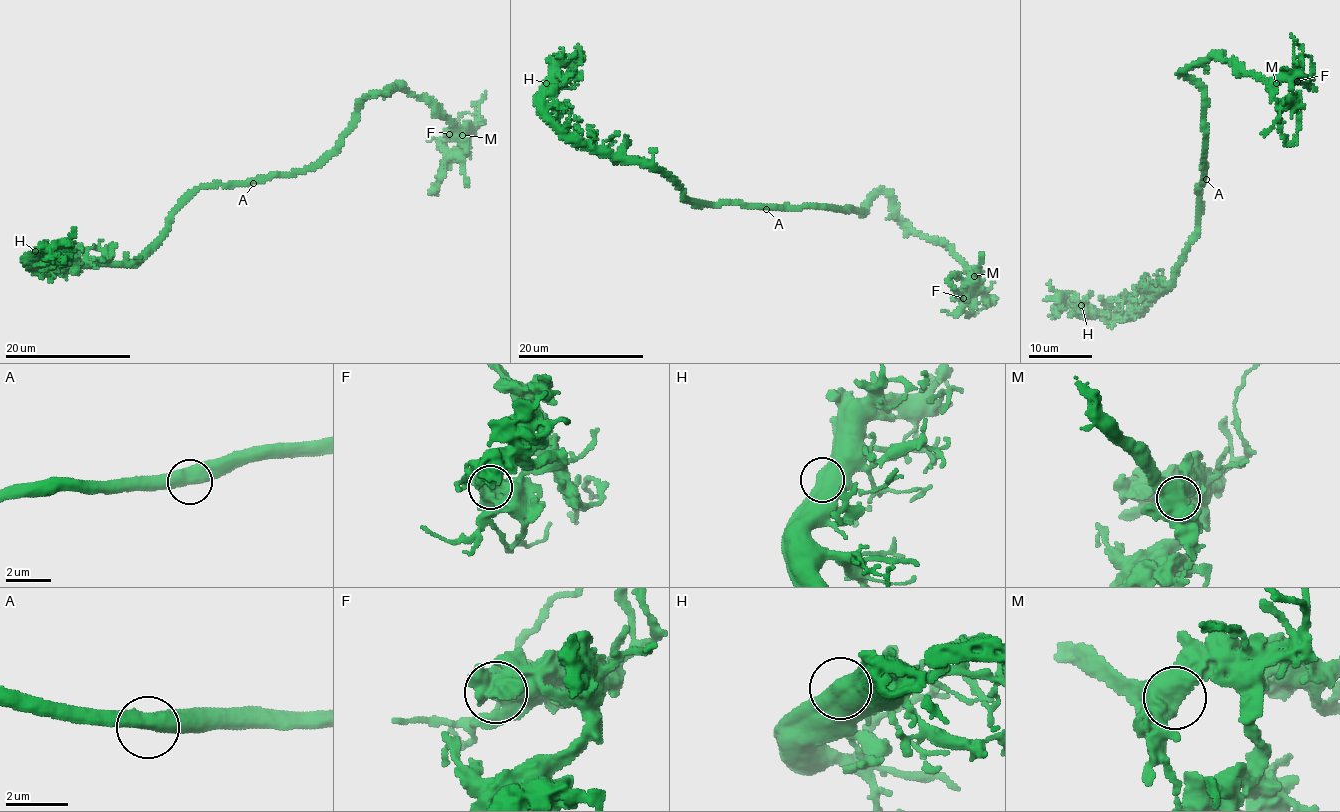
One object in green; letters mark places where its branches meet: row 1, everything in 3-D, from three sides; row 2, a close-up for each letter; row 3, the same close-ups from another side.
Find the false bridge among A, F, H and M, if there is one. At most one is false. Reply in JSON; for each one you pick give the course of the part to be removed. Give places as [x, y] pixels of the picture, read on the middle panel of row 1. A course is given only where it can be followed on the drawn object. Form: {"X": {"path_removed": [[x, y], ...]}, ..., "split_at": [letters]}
{"H": {"path_removed": [[546, 83], [538, 98], [538, 112], [567, 140], [601, 154], [616, 156], [626, 143], [625, 148]]}, "split_at": ["H"]}

